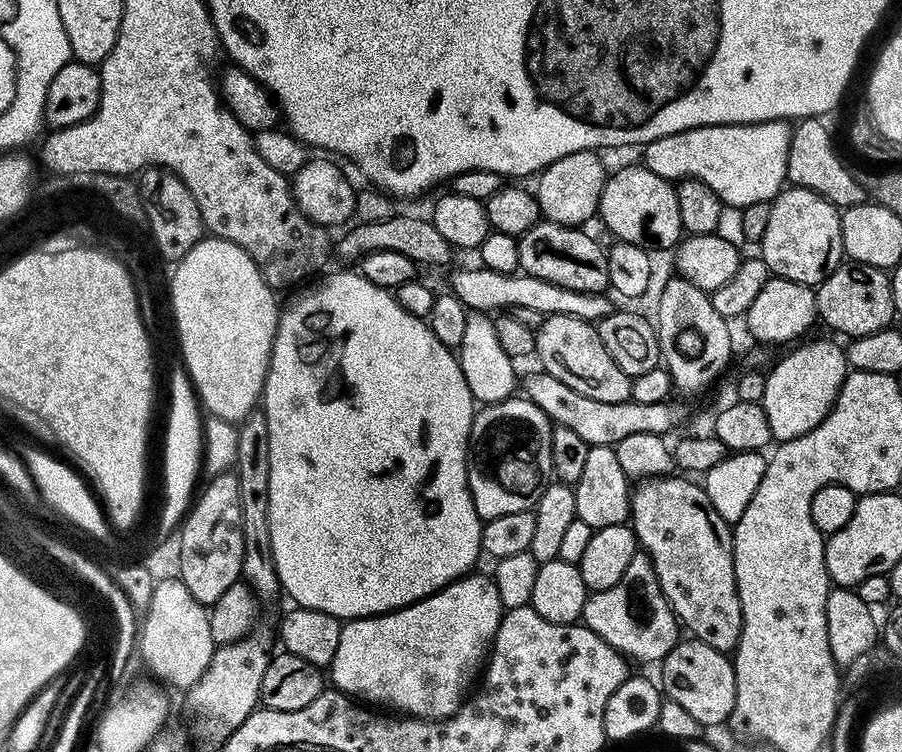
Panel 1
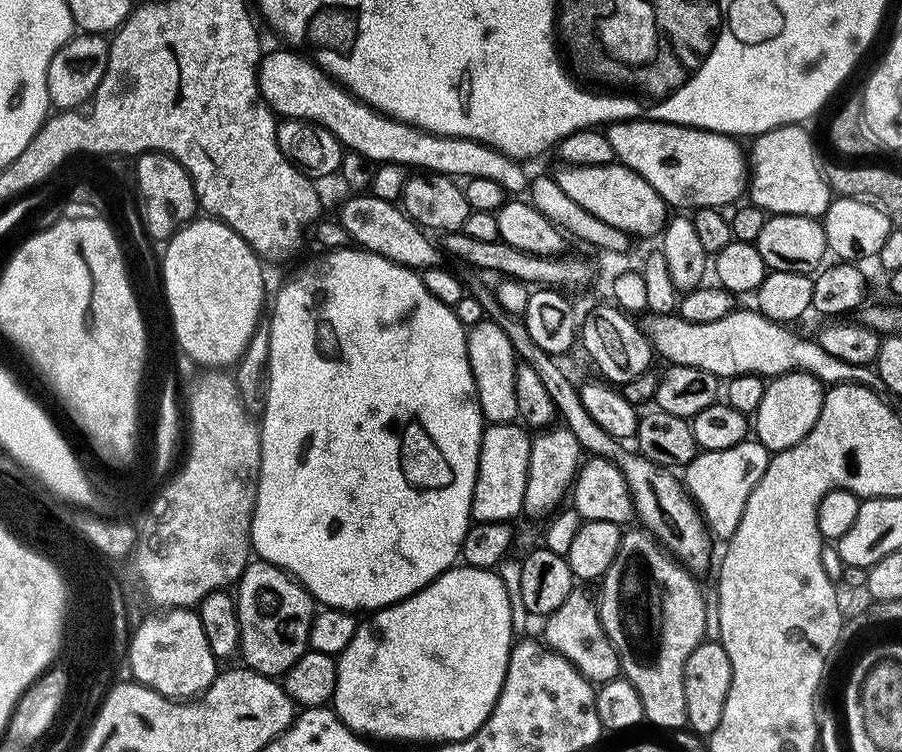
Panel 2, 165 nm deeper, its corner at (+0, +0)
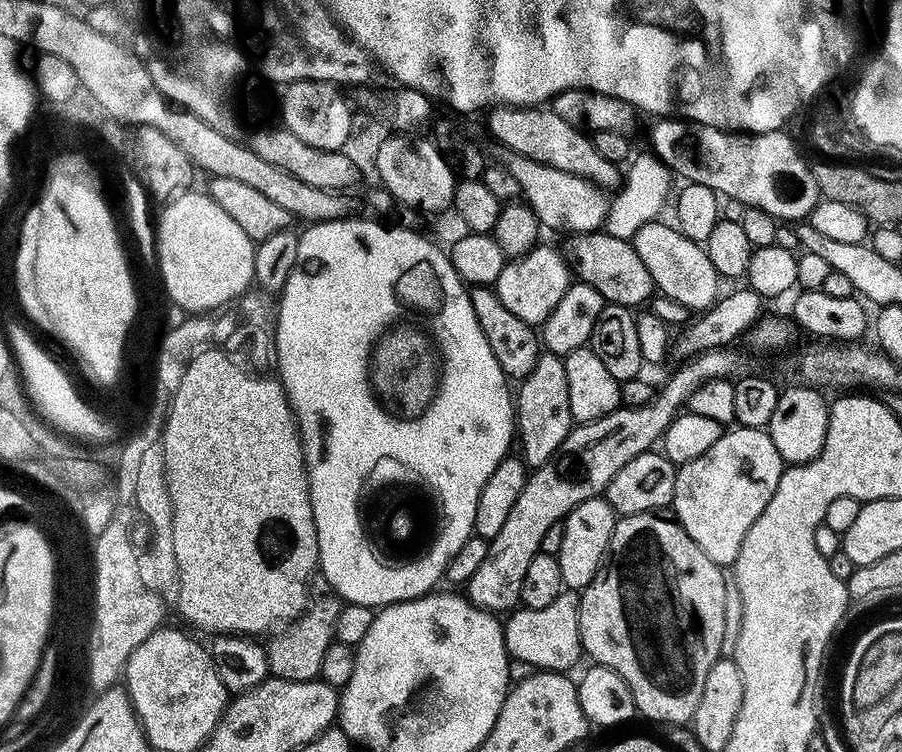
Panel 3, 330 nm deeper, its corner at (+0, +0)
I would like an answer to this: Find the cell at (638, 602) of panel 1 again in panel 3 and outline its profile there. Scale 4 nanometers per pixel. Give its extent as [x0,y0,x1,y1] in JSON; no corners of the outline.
[503,594,582,673]

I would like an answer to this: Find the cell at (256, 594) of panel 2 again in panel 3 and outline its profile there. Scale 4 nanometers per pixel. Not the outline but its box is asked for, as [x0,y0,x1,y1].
[267,595,342,682]

